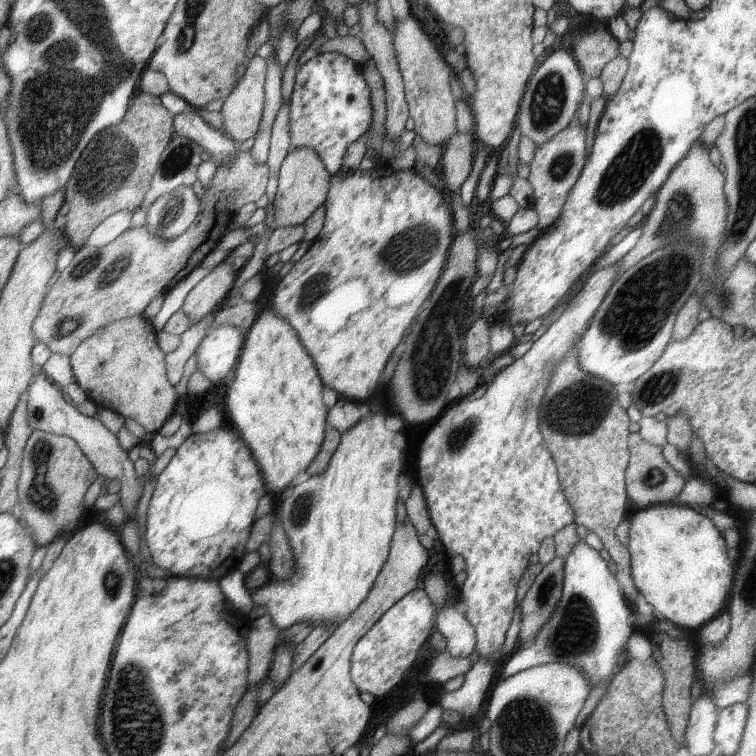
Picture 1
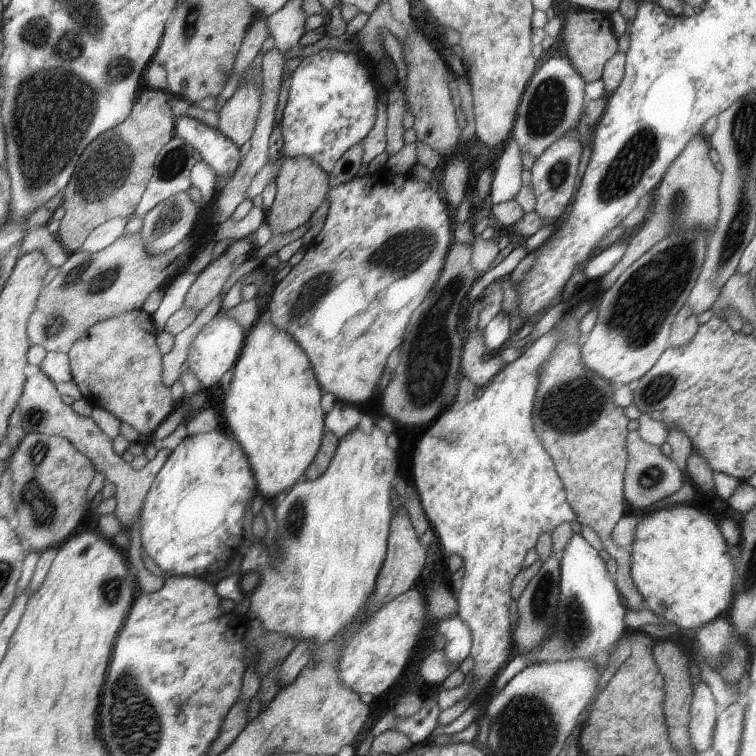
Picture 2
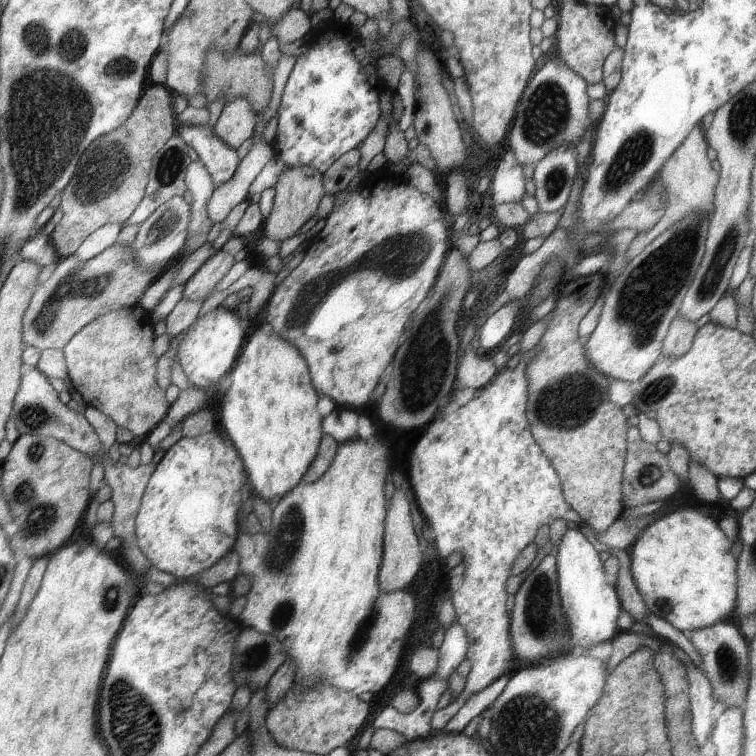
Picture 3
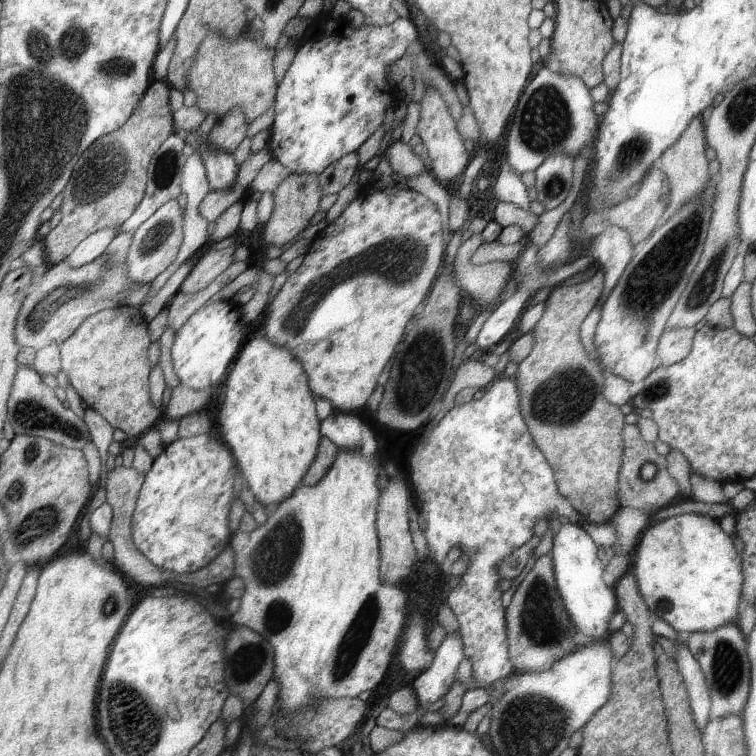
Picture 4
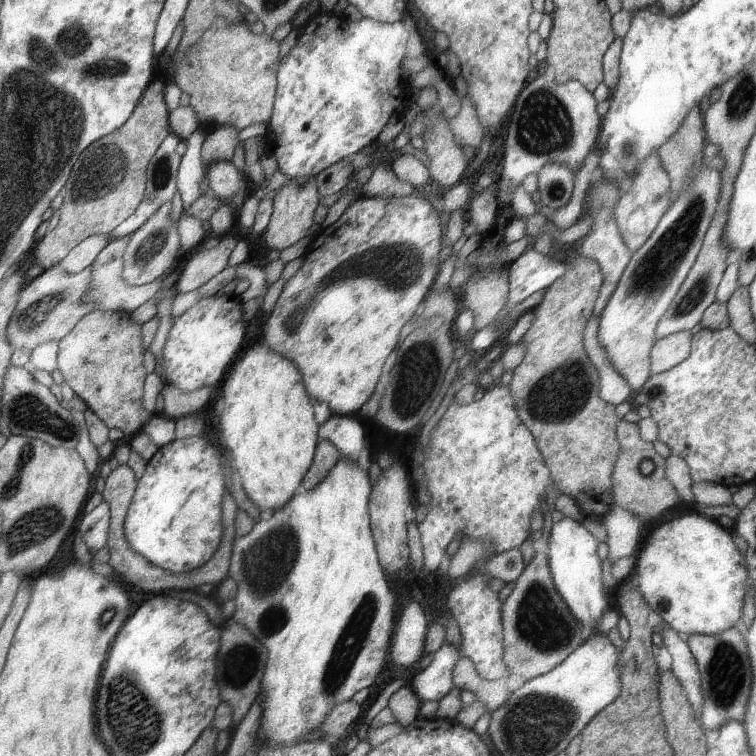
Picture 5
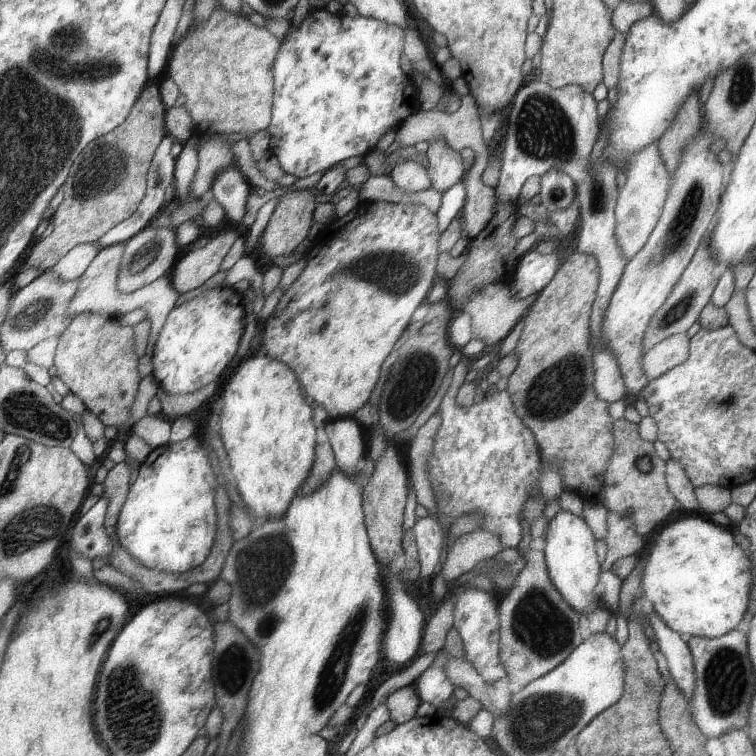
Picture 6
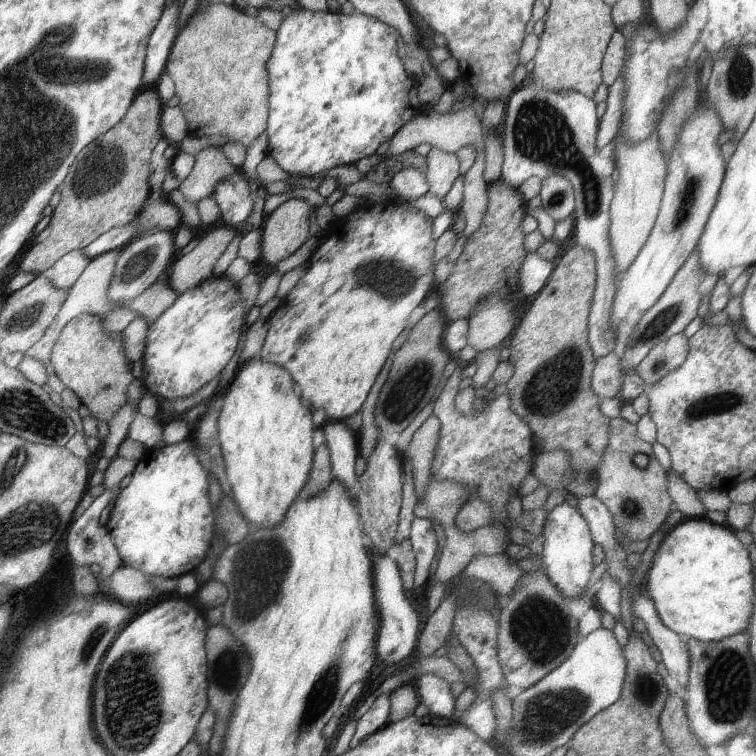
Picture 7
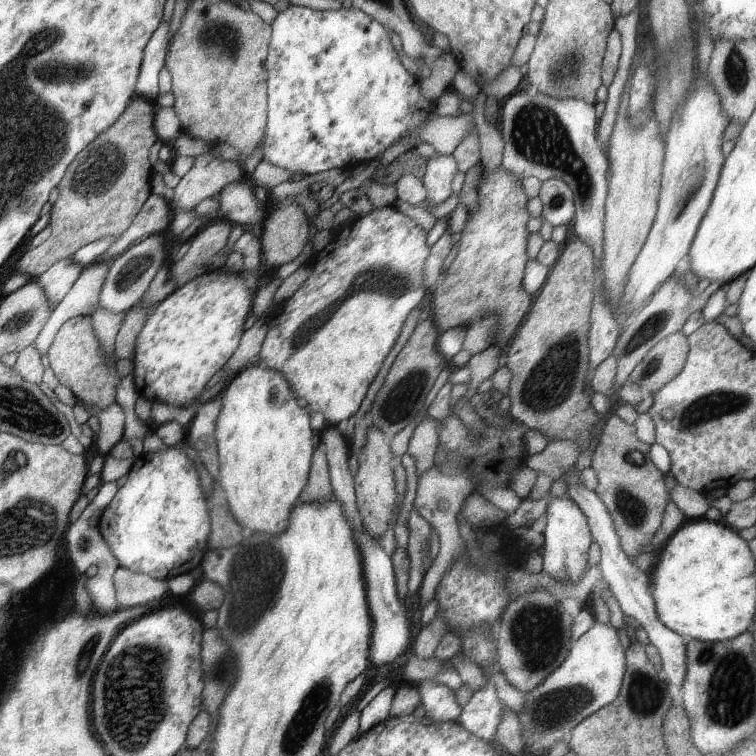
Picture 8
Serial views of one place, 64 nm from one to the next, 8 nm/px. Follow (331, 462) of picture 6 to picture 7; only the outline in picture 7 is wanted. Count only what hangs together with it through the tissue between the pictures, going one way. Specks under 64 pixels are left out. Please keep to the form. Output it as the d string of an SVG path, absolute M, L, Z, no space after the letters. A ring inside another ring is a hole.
M321 443L316 448L316 454L313 455L312 470L309 471L308 479L305 480L304 486L301 487L297 500L307 500L307 498L317 496L329 486L331 480L329 450L327 450L324 443Z

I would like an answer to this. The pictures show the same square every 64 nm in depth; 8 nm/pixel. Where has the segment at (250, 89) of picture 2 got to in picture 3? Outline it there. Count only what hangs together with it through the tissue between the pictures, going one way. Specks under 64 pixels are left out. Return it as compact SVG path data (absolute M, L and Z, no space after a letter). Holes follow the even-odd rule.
M247 96L235 98L222 108L212 126L217 136L236 149L255 130L256 112Z

